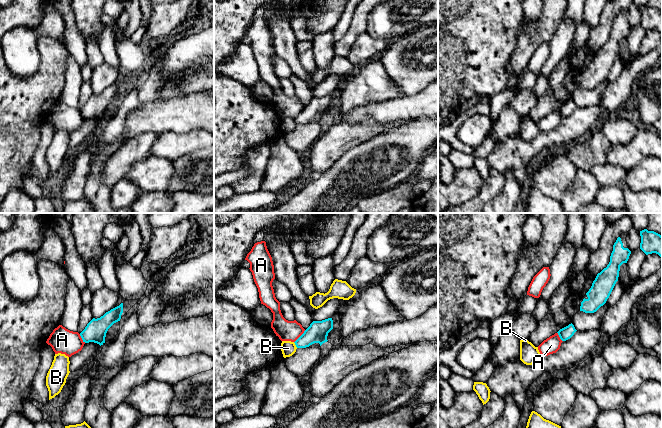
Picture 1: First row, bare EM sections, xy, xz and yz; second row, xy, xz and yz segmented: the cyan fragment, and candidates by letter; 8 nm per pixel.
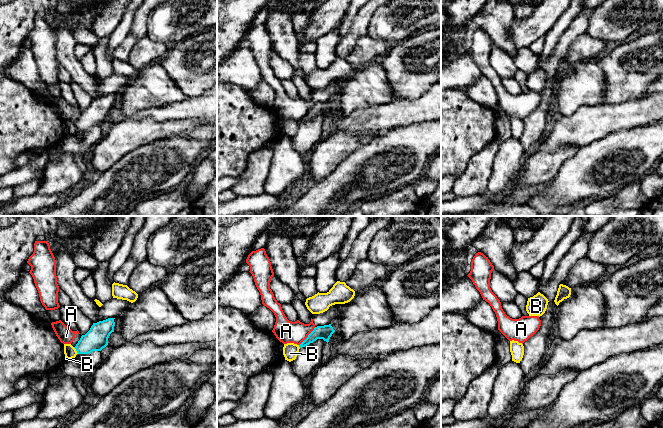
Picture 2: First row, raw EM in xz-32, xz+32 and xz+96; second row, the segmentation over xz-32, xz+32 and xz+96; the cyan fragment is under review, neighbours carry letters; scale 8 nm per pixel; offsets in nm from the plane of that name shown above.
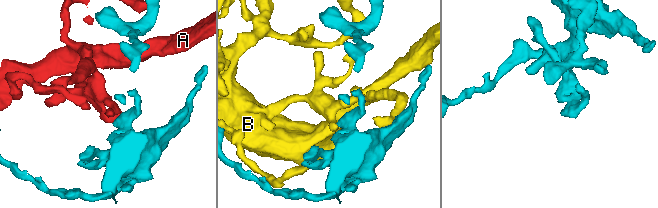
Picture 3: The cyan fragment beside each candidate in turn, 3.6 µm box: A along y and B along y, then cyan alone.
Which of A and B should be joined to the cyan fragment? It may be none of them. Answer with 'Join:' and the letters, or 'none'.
Join: none

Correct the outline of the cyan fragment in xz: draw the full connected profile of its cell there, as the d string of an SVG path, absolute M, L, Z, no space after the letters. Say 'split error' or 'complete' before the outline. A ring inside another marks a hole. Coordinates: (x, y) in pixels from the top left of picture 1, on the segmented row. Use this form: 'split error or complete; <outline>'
complete; M333 320L313 321L304 333L294 342L297 348L306 348L314 343L320 346L327 342L328 333L333 329Z

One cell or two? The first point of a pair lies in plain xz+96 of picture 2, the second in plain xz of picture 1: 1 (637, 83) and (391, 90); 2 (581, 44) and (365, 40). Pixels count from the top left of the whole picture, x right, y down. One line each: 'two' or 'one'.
1: two
2: one

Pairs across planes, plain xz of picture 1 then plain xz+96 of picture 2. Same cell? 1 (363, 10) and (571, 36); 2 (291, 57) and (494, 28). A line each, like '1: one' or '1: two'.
1: one
2: one

